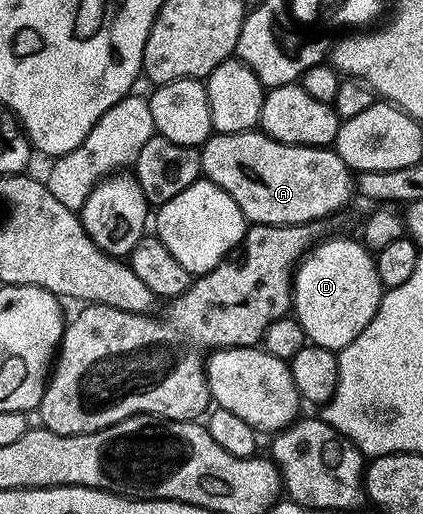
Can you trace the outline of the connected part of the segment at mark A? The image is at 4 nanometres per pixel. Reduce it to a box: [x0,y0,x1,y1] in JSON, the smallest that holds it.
[200,129,355,224]

